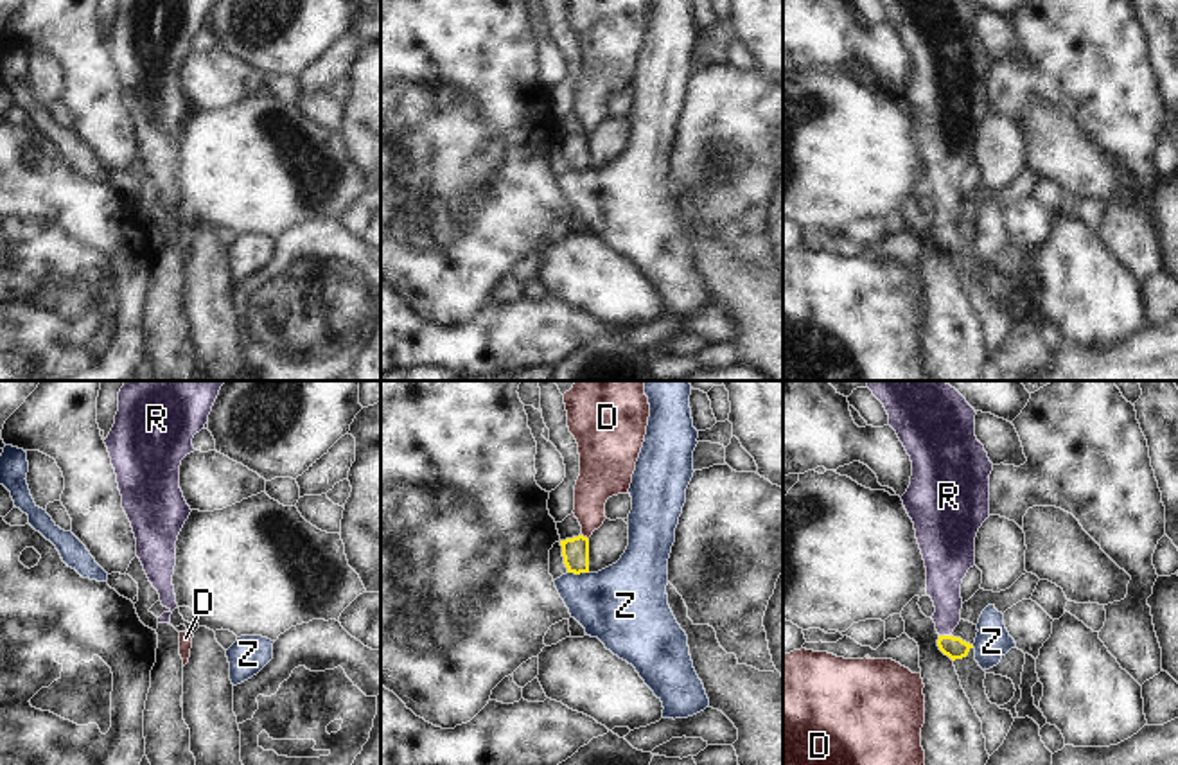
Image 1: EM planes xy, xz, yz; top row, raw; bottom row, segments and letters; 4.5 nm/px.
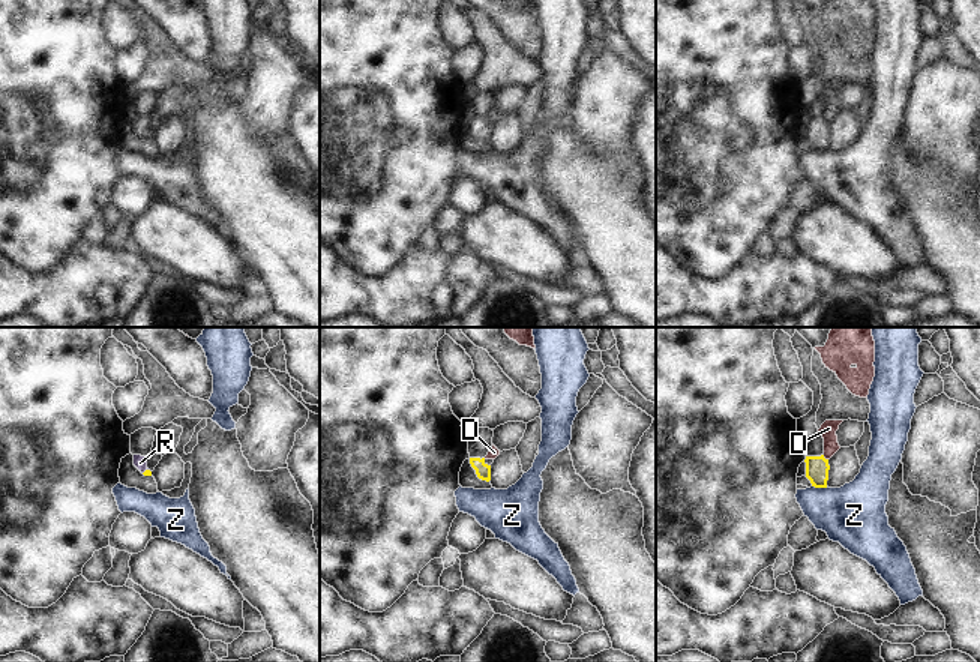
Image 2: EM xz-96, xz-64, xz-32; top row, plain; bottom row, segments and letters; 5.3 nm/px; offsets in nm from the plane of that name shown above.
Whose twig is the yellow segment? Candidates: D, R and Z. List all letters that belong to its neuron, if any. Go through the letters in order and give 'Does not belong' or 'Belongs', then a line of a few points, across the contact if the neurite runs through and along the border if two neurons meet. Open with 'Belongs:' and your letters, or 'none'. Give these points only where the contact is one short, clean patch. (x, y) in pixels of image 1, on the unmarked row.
Belongs: R
D: Does not belong. Line: xz (582, 131), (588, 137)
R: Belongs. Line: yz (954, 245), (945, 234), (943, 178)
Z: Does not belong. Line: xz (568, 169), (588, 171)

